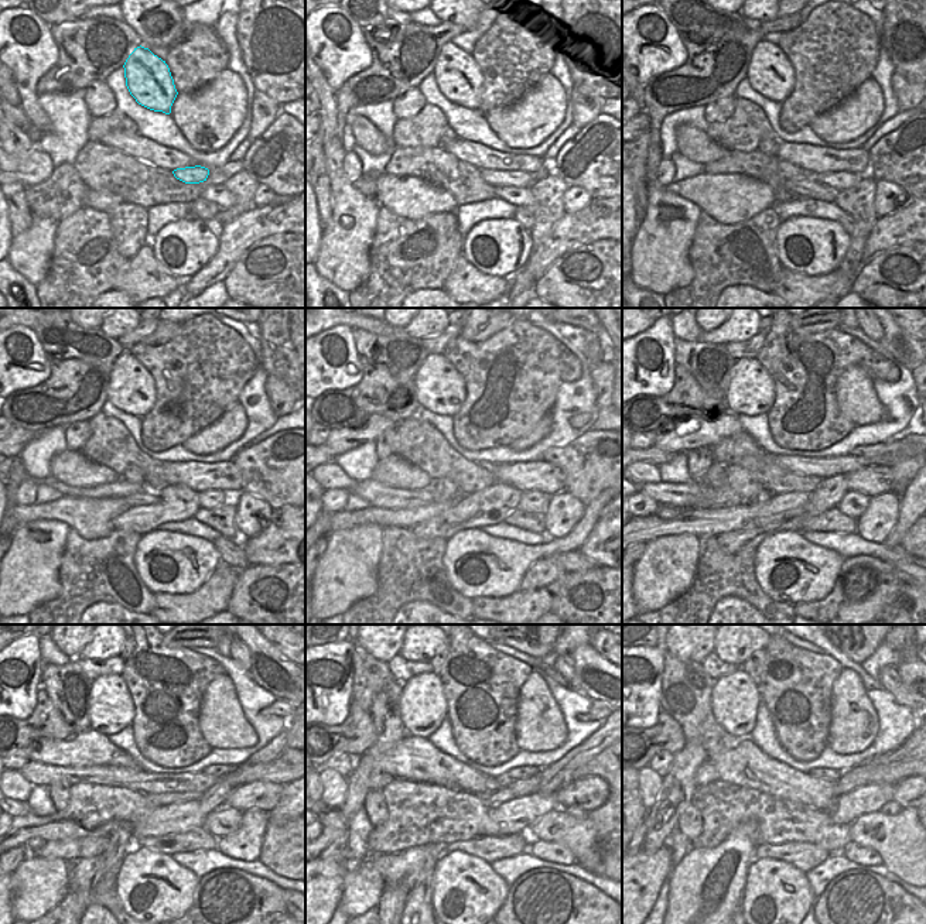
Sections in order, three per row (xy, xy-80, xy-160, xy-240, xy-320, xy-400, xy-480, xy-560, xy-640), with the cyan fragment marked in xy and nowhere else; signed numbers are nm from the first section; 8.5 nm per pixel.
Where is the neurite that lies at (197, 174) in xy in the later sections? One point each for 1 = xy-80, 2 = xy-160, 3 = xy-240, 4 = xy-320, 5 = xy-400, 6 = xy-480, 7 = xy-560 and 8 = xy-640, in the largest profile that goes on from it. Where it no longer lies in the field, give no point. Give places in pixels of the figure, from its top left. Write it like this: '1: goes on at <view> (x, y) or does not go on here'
1: goes on at xy-80 (518, 178)
2: goes on at xy-160 (839, 181)
3: goes on at xy-240 (209, 499)
4: goes on at xy-320 (532, 500)
5: goes on at xy-400 (854, 503)
6: goes on at xy-480 (225, 820)
7: goes on at xy-560 (580, 835)
8: goes on at xy-640 (906, 849)

